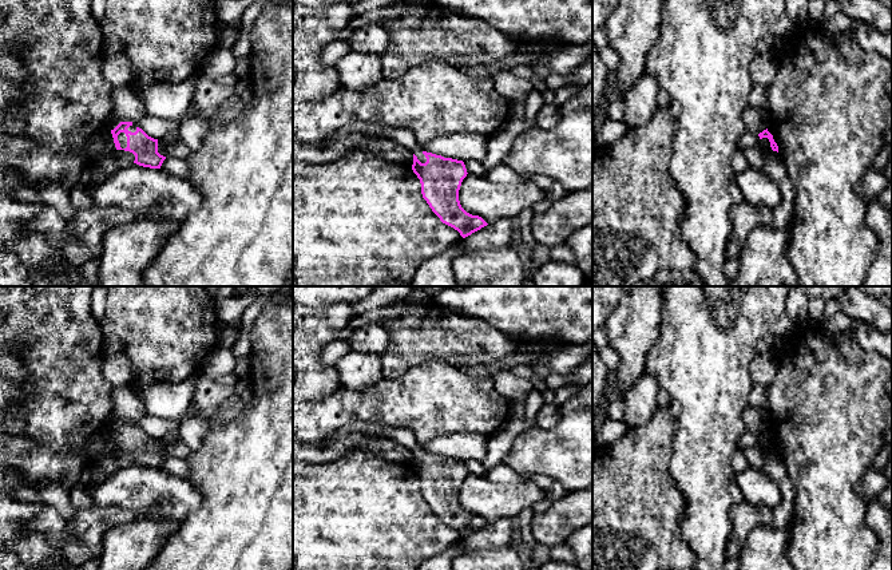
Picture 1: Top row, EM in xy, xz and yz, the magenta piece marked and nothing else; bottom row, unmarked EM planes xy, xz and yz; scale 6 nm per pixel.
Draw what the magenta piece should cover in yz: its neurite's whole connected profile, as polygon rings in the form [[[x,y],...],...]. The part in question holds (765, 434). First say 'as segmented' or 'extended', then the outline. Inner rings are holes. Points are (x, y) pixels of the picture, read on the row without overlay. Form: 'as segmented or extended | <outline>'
extended | [[[768,428],[764,430],[764,431],[760,432],[760,434],[745,432],[745,434],[740,438],[740,440],[738,440],[738,443],[737,443],[737,447],[738,447],[738,450],[741,450],[741,451],[744,451],[745,448],[749,448],[749,447],[758,447],[760,440],[761,440],[762,438],[768,438],[769,442],[770,442],[772,450],[778,452],[778,446],[777,446],[777,443],[774,442],[773,435],[768,431]]]

